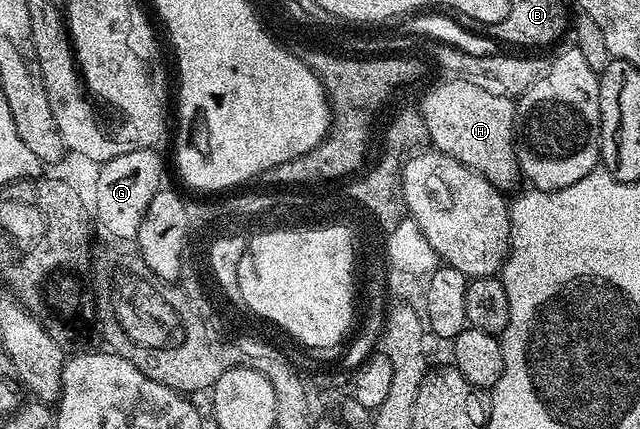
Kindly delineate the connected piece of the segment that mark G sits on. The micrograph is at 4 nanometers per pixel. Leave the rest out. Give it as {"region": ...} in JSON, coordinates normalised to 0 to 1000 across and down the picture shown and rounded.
{"region":[[[239,347],[206,352],[156,382],[153,399],[158,401],[153,403],[152,429],[145,436],[145,464],[152,471],[148,520],[177,557],[213,559],[217,524],[223,515],[223,494],[230,478],[236,478],[236,459],[253,443],[252,371],[242,354]]]}

